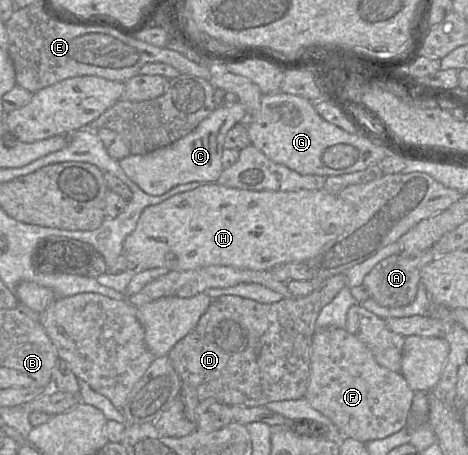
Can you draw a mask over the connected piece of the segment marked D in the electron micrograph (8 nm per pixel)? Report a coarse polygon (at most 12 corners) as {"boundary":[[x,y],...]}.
{"boundary":[[338,274],[212,299],[168,353],[200,401],[303,398]]}

